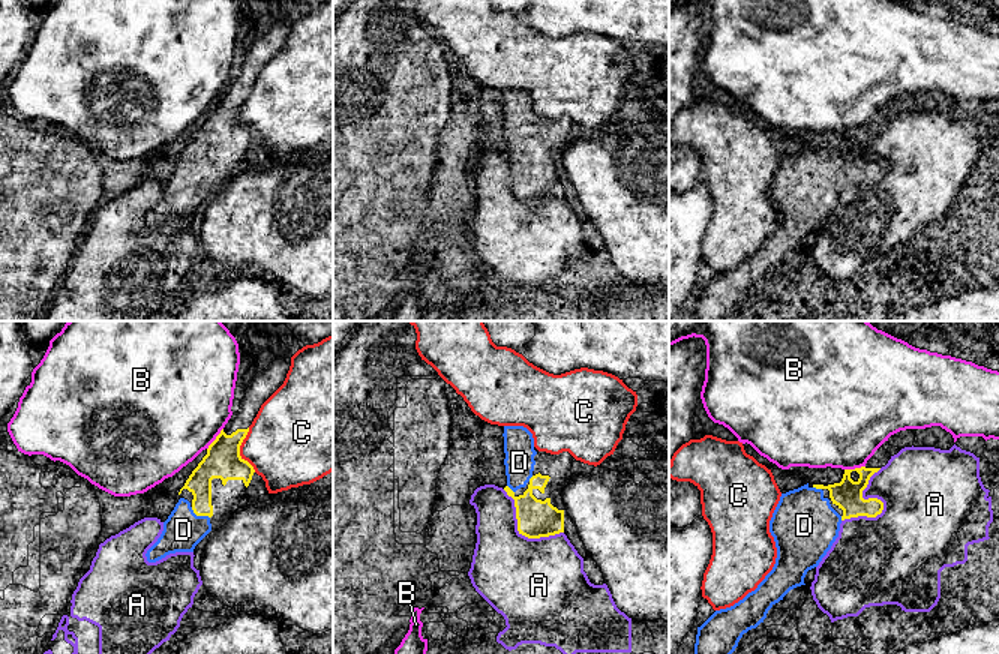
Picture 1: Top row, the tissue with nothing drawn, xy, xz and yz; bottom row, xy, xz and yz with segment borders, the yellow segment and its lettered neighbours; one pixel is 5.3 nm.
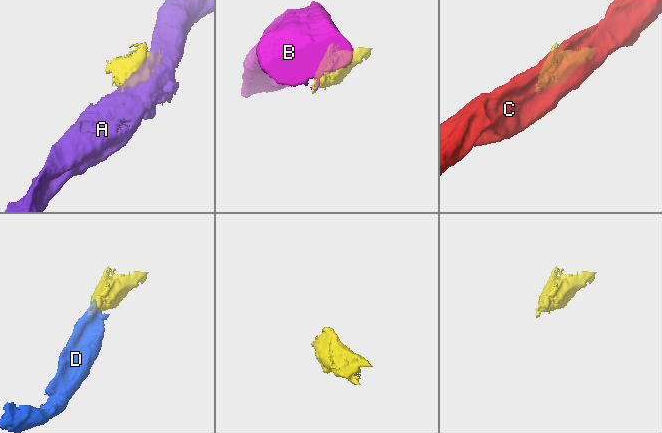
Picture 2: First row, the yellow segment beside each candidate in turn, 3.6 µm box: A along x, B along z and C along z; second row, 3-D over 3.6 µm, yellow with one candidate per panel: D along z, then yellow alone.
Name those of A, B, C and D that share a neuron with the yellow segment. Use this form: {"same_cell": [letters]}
{"same_cell": ["D"]}

